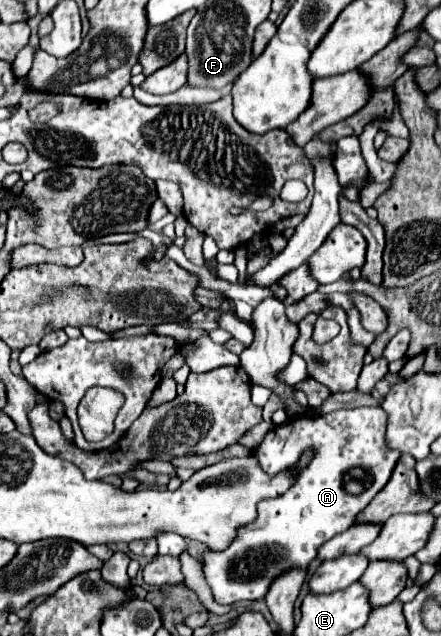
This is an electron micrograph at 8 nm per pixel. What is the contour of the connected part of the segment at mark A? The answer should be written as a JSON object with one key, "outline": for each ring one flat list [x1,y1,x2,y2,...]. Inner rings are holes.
{"outline":[[380,407,340,409,322,417,294,417,288,425,274,427,254,449,262,469,276,475,292,467,304,449,314,449,314,459,298,475,296,485,282,497,264,499,258,505,258,519,238,533,238,539,222,553,206,551,204,575,220,605,232,605,266,595,274,575,286,567,308,567,318,547,354,525,356,515,388,483,400,459,400,451,386,445,388,415],[358,469,358,471,356,471],[358,473,370,481,368,489,348,487]]}

